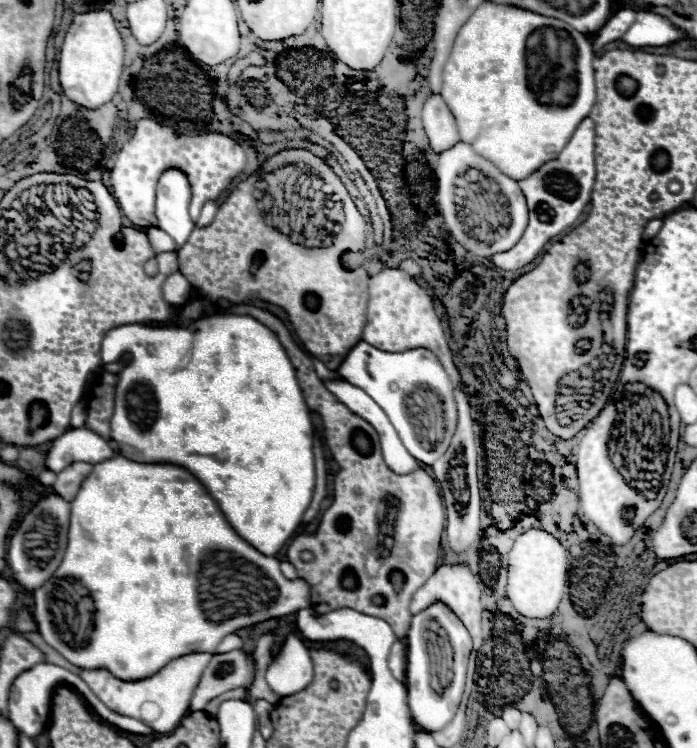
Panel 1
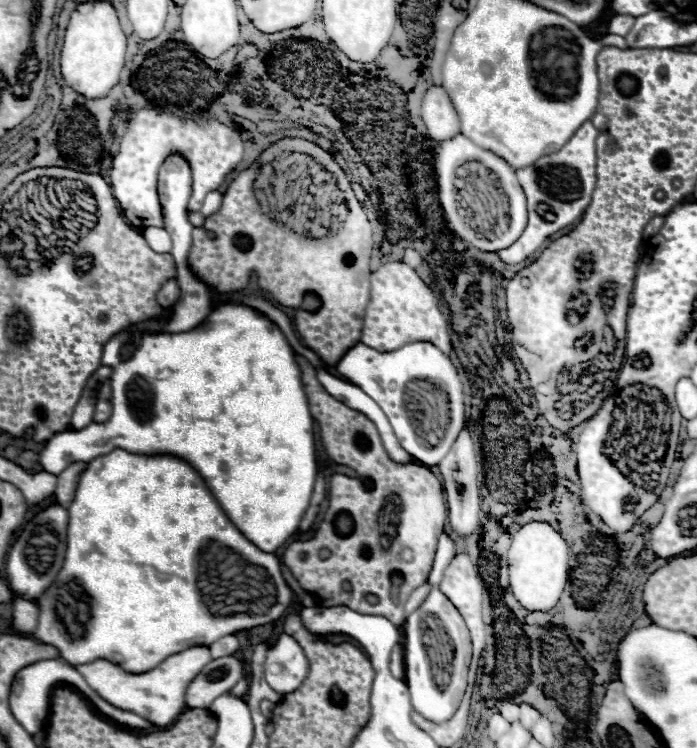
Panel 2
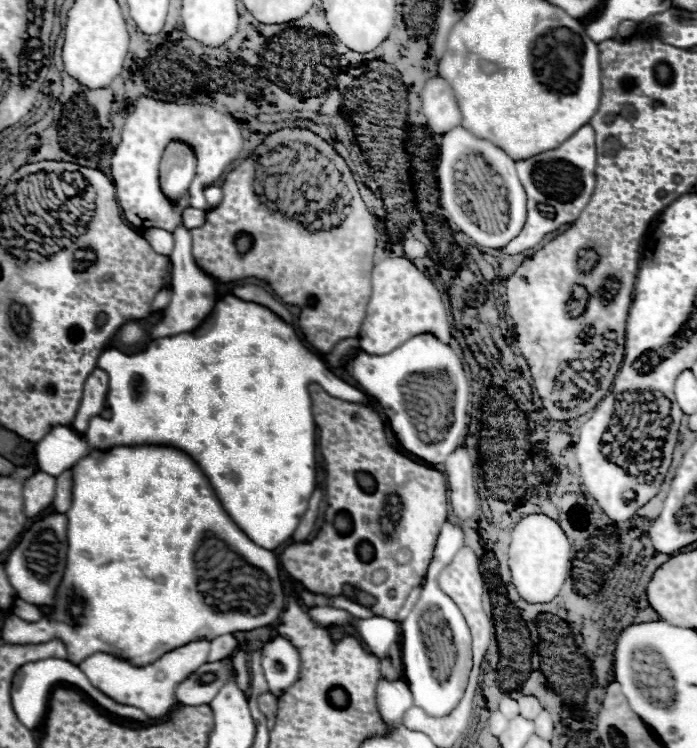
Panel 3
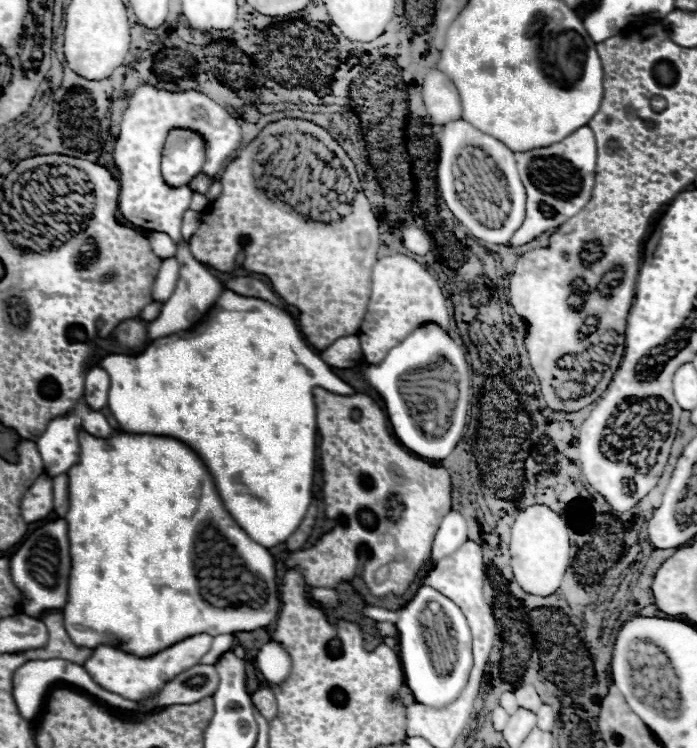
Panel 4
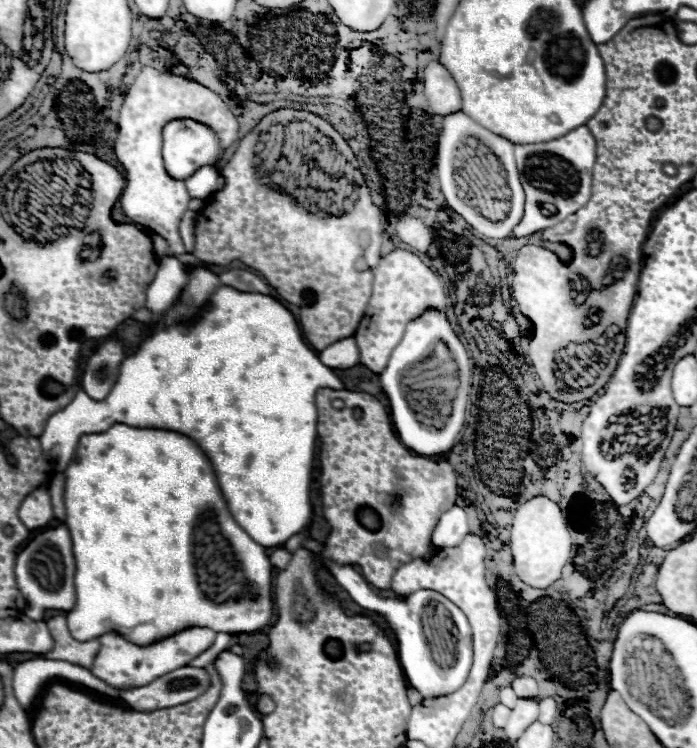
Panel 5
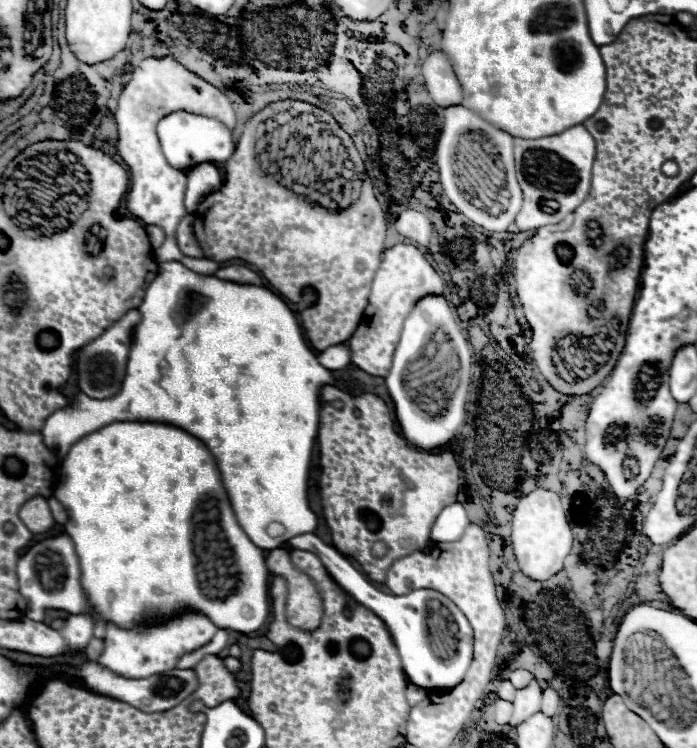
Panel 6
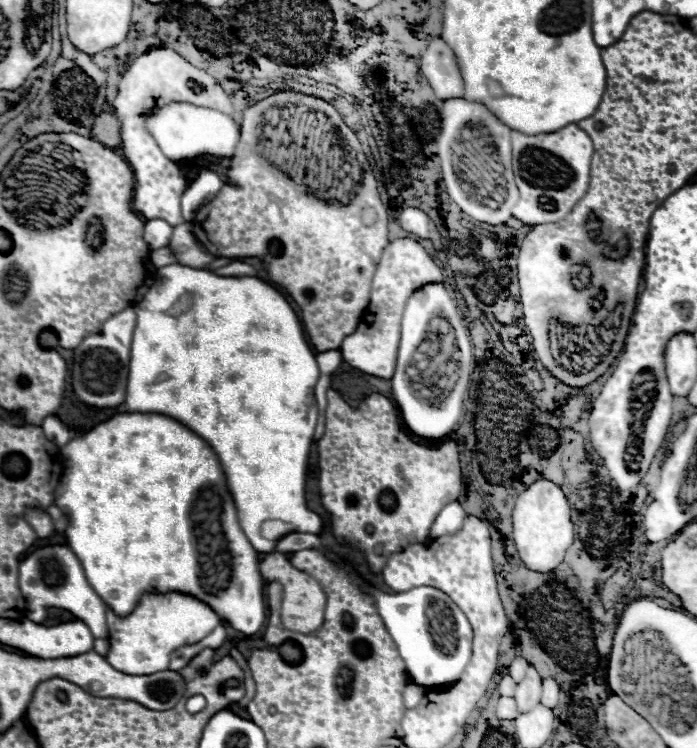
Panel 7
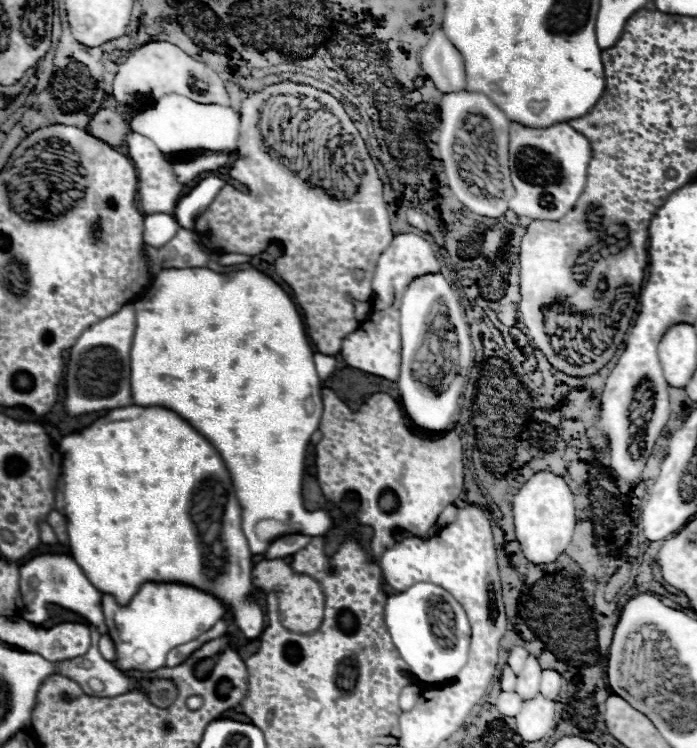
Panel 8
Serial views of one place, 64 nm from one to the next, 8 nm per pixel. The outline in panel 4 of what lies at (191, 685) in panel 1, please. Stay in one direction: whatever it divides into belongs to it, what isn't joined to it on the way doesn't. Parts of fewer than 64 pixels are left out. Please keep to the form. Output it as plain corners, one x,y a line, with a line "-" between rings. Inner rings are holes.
194,634
194,636
188,636
188,638
168,646
166,650
160,650
152,656
146,656
146,658
128,654
120,646
100,644
100,648
96,648
96,652
88,658
84,668
94,678
94,682
104,686
106,690
116,692
128,700
140,700
152,692
156,692
164,682
168,682
170,678
174,678
182,670
196,666
200,662
200,658
210,650
212,640
214,638
210,634

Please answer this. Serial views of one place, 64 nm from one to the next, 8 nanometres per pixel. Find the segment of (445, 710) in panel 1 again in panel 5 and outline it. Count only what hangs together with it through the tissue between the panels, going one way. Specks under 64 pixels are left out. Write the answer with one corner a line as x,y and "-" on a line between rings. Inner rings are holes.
452,506
448,512
444,512
436,524
436,530
432,534
432,542
436,548
450,548
464,540
468,534
468,516
460,506
-
326,560
326,568
358,606
388,618
388,628
396,638
396,648
408,686
416,688
424,698
438,698
456,692
466,682
472,666
472,630
464,612
460,612
456,604
434,590
418,590
406,598
384,598
376,594
364,576
352,566
340,566

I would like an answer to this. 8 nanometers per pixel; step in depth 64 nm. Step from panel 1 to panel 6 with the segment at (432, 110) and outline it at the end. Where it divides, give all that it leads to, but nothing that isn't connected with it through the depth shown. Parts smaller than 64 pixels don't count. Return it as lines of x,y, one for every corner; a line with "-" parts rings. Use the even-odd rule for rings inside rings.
434,50
428,54
422,64
422,74
426,80
426,88
438,106
446,108
462,102
460,82
450,66
448,56
442,50

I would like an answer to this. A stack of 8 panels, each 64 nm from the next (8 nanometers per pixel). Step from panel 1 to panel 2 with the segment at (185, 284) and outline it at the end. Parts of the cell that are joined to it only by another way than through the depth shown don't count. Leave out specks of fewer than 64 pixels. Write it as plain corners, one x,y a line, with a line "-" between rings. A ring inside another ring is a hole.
172,278
172,280
168,280
168,282
162,286
162,290
160,290
158,296
156,296
156,302
158,302
162,308
170,308
170,306
174,304
176,296
178,296
178,284
176,284
176,280

